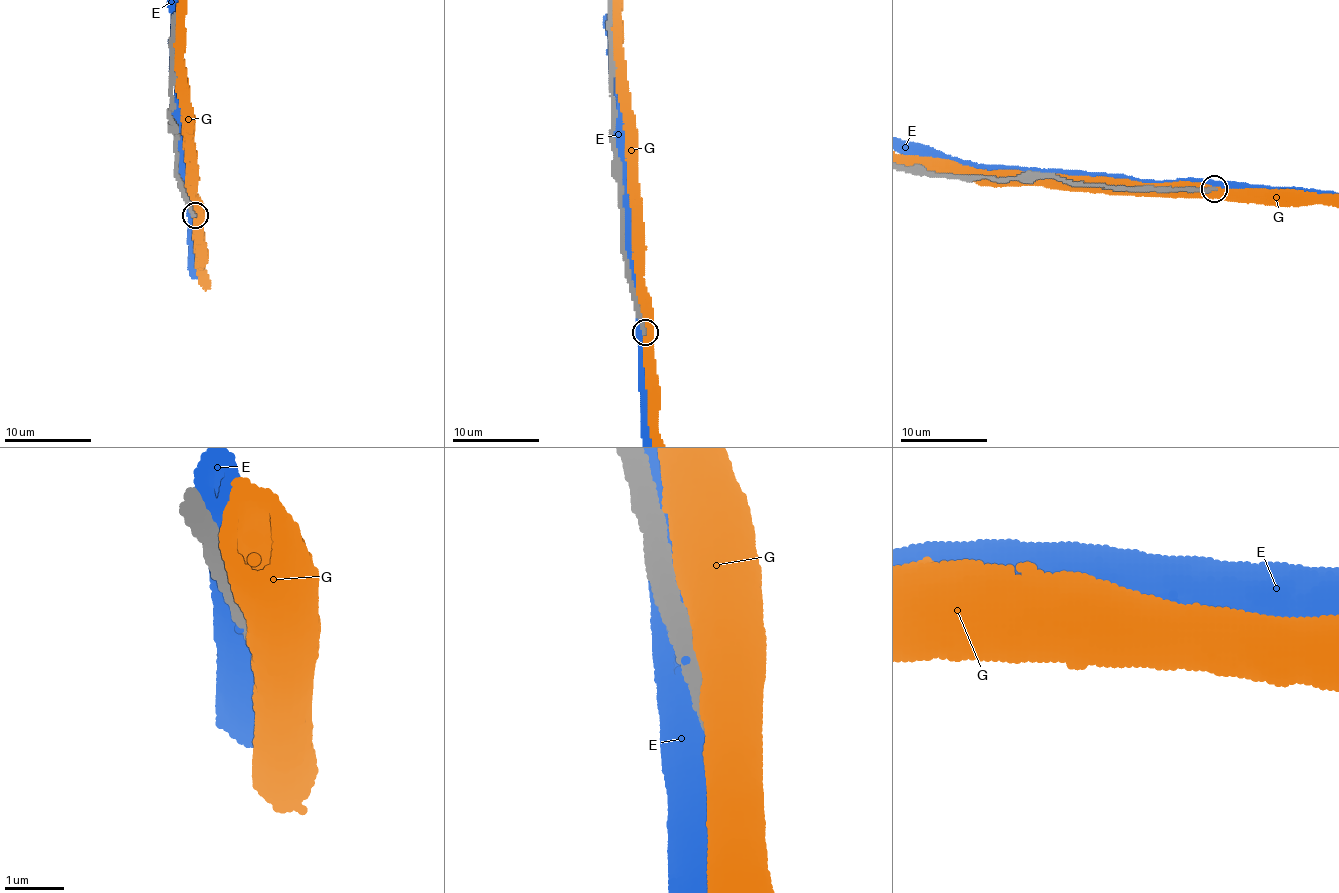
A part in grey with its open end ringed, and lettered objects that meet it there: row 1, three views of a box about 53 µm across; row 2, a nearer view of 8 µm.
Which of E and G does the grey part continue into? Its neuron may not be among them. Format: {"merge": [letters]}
{"merge": []}

